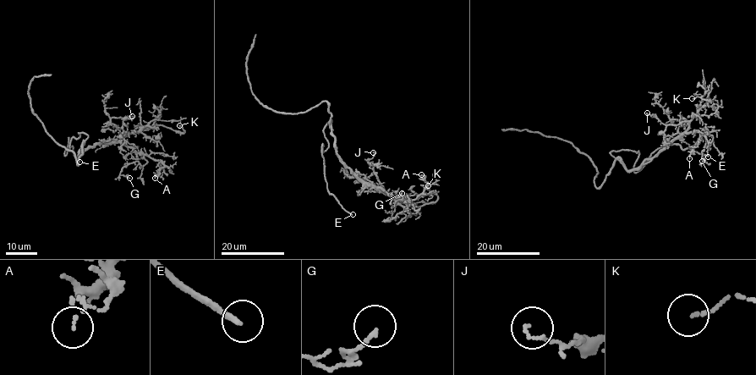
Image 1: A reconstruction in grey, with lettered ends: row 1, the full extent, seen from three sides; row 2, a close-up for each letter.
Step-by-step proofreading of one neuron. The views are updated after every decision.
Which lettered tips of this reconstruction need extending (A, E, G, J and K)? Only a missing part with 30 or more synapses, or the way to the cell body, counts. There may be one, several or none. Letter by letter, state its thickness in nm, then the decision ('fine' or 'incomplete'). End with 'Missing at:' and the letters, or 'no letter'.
A: calibre 70 nm; fine
E: calibre 200 nm; incomplete
G: calibre 140 nm; fine
J: calibre 100 nm; fine
K: calibre 110 nm; fine
Missing at: E

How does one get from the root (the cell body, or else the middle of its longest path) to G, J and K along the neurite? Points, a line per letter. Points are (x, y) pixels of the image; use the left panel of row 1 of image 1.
G: (83, 143), (79, 157), (101, 142), (117, 142), (131, 146), (136, 160), (126, 165), (120, 173), (129, 178)
J: (83, 143), (79, 157), (101, 142), (122, 140), (129, 134), (123, 131), (123, 120), (132, 116)
K: (83, 143), (79, 157), (88, 148), (101, 142), (122, 140), (144, 127), (164, 125), (184, 132), (179, 125)

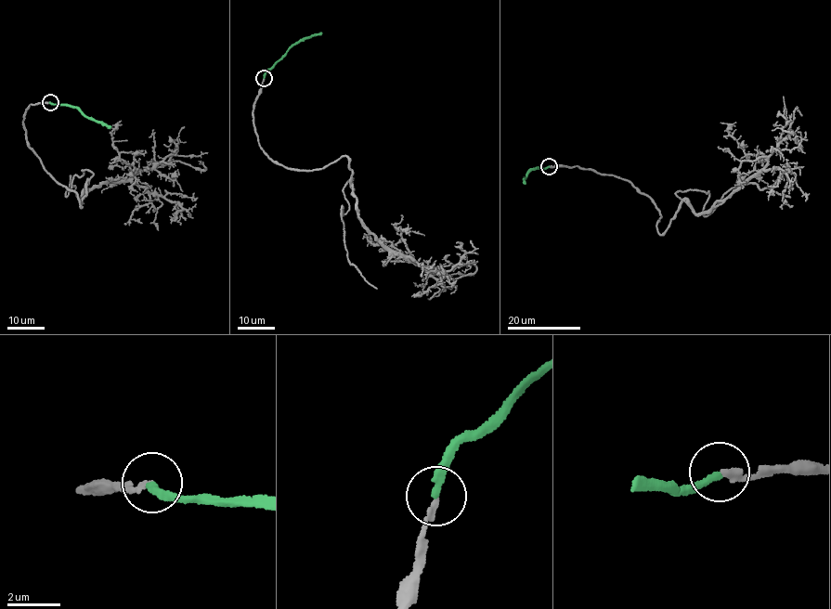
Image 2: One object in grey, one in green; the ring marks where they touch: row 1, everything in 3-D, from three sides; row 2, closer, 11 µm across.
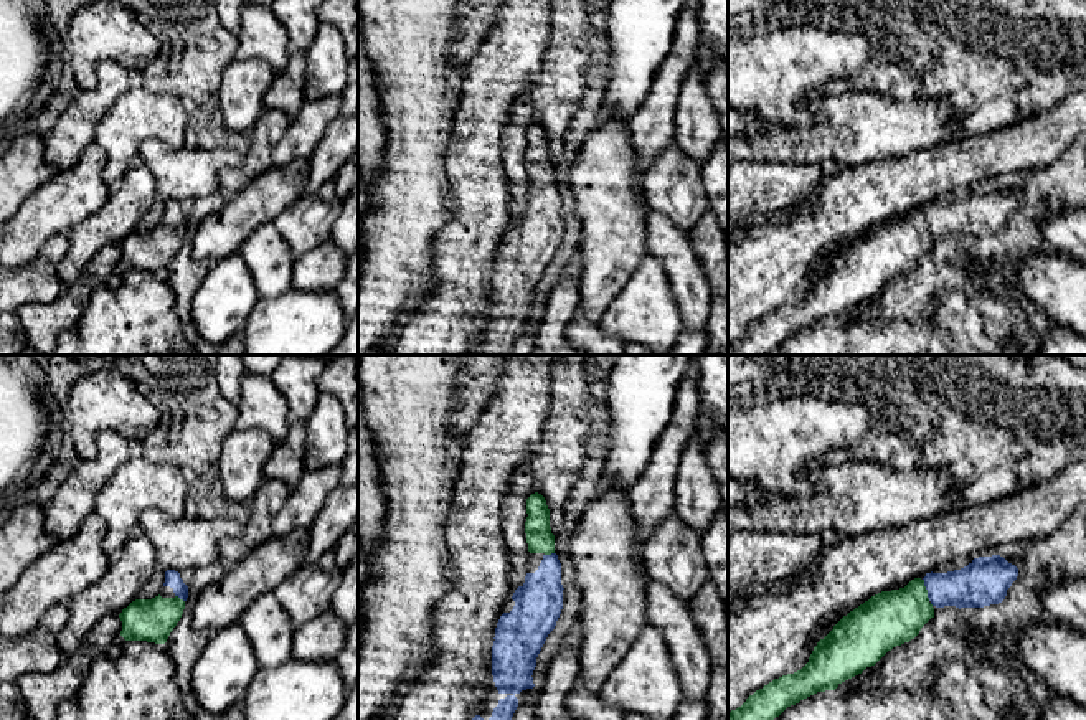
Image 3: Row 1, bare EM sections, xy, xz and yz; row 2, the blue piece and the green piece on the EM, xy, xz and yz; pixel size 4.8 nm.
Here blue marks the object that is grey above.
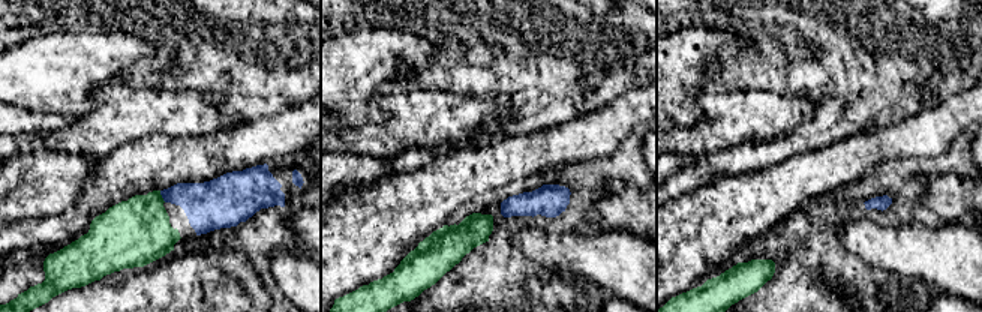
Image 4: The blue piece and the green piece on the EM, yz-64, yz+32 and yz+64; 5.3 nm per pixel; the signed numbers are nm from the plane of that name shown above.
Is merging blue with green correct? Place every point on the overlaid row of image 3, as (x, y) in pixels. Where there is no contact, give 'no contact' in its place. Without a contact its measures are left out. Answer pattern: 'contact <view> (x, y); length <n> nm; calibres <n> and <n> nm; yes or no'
contact yz (926, 588); length 120 nm; calibres 220 and 280 nm; yes

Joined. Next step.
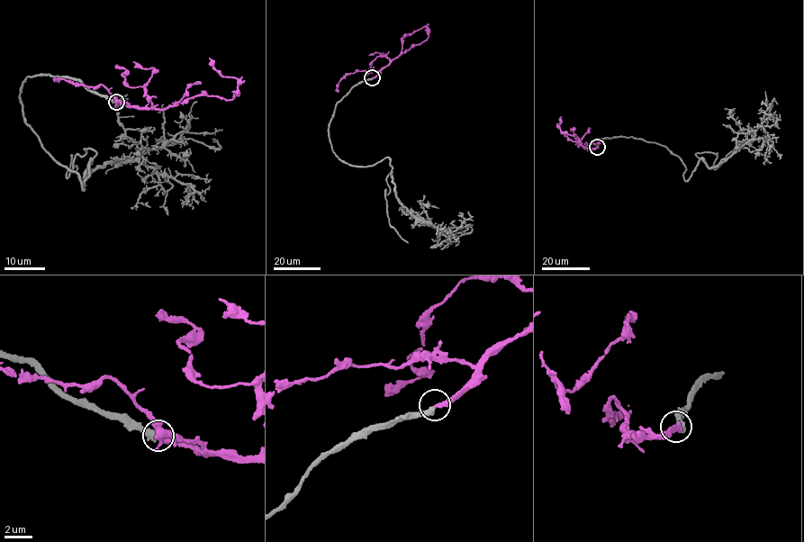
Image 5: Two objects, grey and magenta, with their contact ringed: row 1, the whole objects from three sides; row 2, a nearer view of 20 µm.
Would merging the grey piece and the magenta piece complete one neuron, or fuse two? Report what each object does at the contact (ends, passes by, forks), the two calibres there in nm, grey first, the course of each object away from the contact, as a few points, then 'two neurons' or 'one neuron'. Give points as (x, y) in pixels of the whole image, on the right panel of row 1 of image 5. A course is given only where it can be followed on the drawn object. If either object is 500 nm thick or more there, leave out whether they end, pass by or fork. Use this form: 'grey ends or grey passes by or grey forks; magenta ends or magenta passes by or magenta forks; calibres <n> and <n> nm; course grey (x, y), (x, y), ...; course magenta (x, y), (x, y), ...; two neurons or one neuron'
grey ends; magenta ends; calibres 440 and 360 nm; course grey (597, 147), (614, 137), (663, 146), (686, 180), (772, 113), (757, 113); course magenta (597, 147), (585, 149), (575, 134), (562, 131), (557, 125), (561, 116); one neuron

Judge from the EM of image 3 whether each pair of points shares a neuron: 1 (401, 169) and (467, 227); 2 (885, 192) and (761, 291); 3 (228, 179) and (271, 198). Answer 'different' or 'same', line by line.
1: different
2: same
3: different

